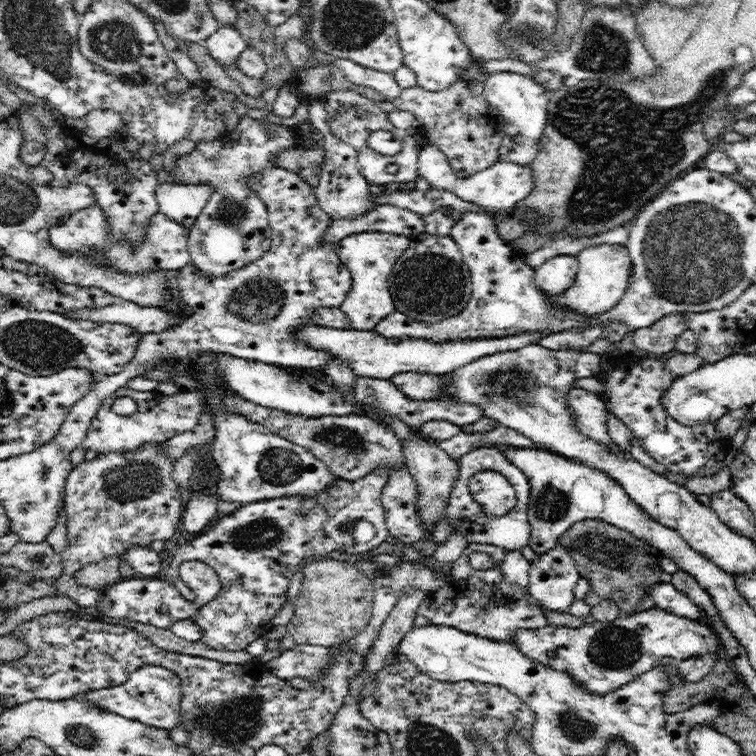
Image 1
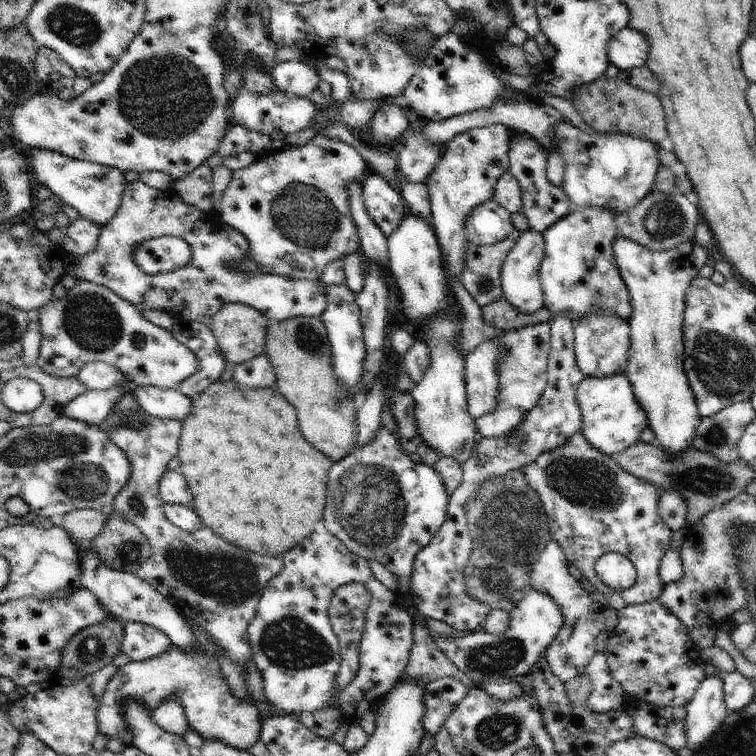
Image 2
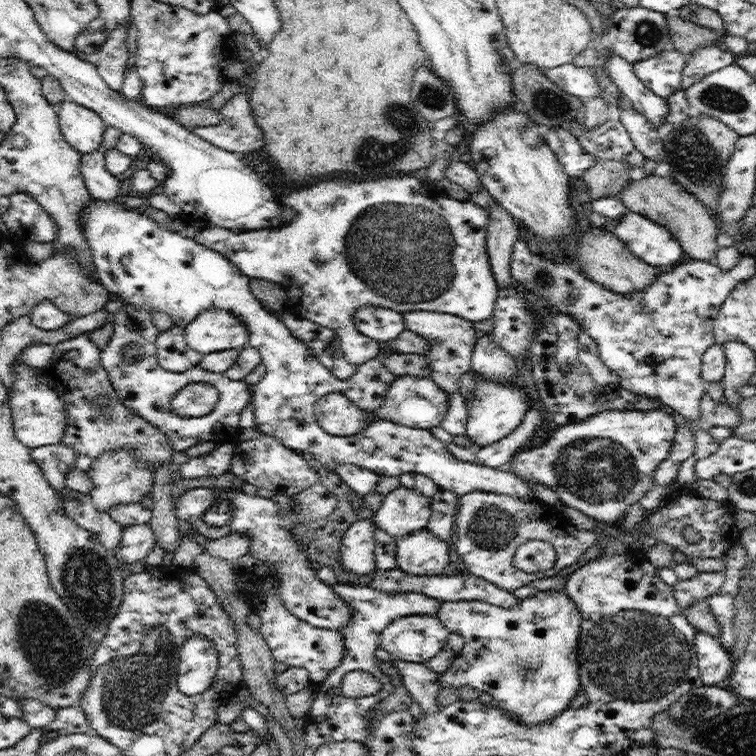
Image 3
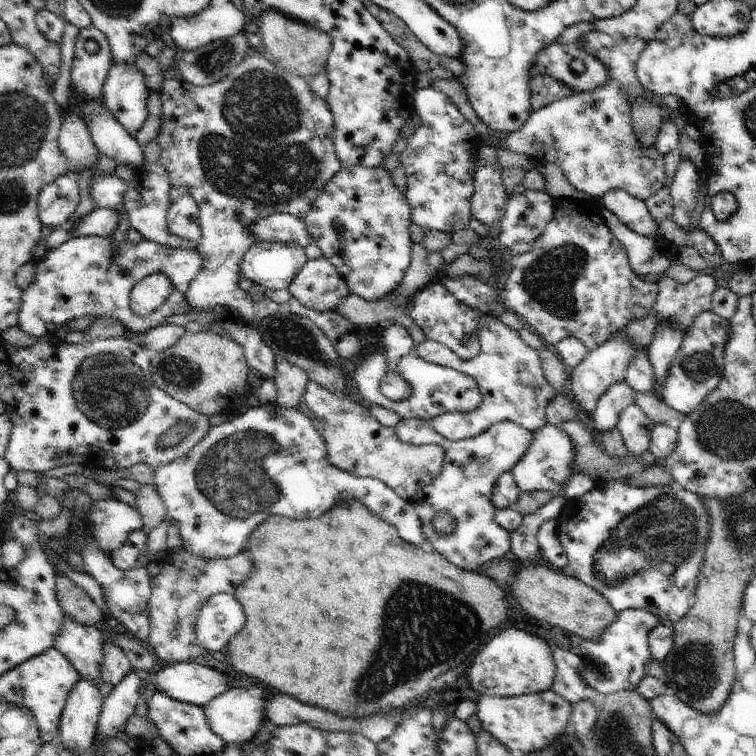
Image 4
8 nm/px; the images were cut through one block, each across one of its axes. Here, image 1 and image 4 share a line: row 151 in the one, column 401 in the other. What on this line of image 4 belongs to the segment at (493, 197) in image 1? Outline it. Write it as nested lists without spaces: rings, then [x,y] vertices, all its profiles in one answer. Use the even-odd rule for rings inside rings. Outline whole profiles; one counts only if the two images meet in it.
[[[402,419],[396,424],[395,430],[398,439],[405,444],[434,444],[444,450],[443,468],[437,475],[437,478],[434,478],[434,481],[429,486],[423,487],[417,494],[414,494],[412,499],[408,500],[415,507],[415,512],[421,519],[422,531],[430,544],[429,549],[442,554],[442,556],[457,568],[476,572],[488,562],[509,556],[511,551],[510,533],[495,522],[495,511],[497,509],[491,500],[493,487],[503,473],[512,471],[512,468],[522,459],[522,456],[533,442],[534,431],[527,430],[511,421],[503,421],[495,423],[478,437],[452,441],[441,436],[432,428],[430,421],[424,421],[423,419]],[[440,512],[446,512],[454,518],[456,529],[453,534],[446,536],[440,535],[433,528],[432,520]]]

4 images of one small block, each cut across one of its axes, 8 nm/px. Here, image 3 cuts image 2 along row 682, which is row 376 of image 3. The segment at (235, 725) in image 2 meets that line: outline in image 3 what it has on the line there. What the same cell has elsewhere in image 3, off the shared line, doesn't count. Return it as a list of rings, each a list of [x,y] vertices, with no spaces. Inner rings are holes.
[[[125,303],[121,309],[115,312],[113,326],[117,333],[113,333],[108,344],[101,349],[100,358],[116,394],[118,394],[118,399],[140,418],[159,428],[166,435],[168,442],[176,452],[185,451],[190,446],[202,441],[210,441],[214,444],[220,443],[221,445],[238,442],[238,434],[242,429],[239,416],[250,403],[250,386],[244,379],[235,381],[226,373],[209,371],[200,366],[192,367],[186,372],[164,370],[159,365],[155,346],[160,332],[152,324],[151,314],[152,310],[150,308],[144,310]],[[128,345],[141,346],[142,354],[133,362],[128,362],[123,358],[123,352]],[[194,382],[206,382],[218,389],[219,400],[214,410],[210,414],[198,418],[185,417],[175,413],[173,408],[170,407],[170,401],[184,386]]]

